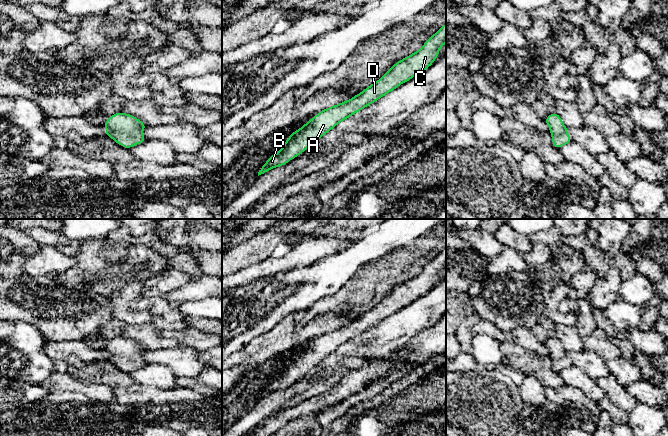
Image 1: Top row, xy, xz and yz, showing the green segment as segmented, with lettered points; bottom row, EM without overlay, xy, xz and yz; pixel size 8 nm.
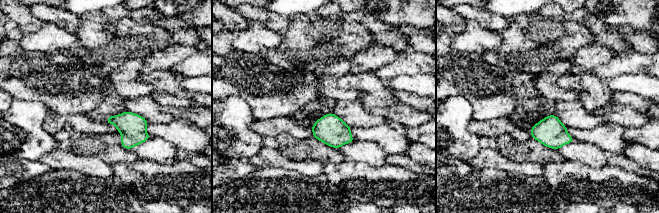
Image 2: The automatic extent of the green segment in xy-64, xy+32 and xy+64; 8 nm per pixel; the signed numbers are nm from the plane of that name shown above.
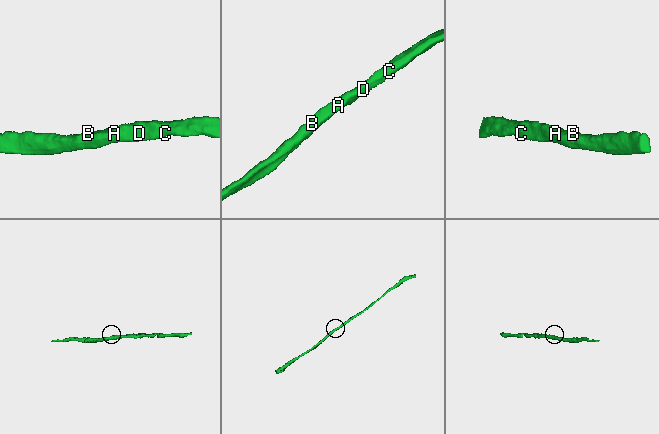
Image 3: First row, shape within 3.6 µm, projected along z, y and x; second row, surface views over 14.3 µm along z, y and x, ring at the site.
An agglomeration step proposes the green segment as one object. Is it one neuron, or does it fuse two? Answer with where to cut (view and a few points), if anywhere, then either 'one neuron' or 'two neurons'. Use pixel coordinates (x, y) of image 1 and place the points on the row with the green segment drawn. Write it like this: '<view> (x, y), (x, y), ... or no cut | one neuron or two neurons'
no cut | one neuron

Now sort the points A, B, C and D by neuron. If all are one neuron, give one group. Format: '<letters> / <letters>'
A B C D

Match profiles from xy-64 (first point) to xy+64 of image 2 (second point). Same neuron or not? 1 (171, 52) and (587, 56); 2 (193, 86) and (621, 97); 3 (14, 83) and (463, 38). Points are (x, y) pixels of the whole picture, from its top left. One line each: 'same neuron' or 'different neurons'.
1: same neuron
2: different neurons
3: different neurons

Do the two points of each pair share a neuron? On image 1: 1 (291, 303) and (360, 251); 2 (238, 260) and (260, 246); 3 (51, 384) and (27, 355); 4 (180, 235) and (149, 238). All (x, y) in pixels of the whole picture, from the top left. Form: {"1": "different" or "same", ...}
{"1": "same", "2": "same", "3": "different", "4": "different"}

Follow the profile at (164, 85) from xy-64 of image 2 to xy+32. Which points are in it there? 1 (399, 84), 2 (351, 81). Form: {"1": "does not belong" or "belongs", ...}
{"1": "does not belong", "2": "belongs"}

